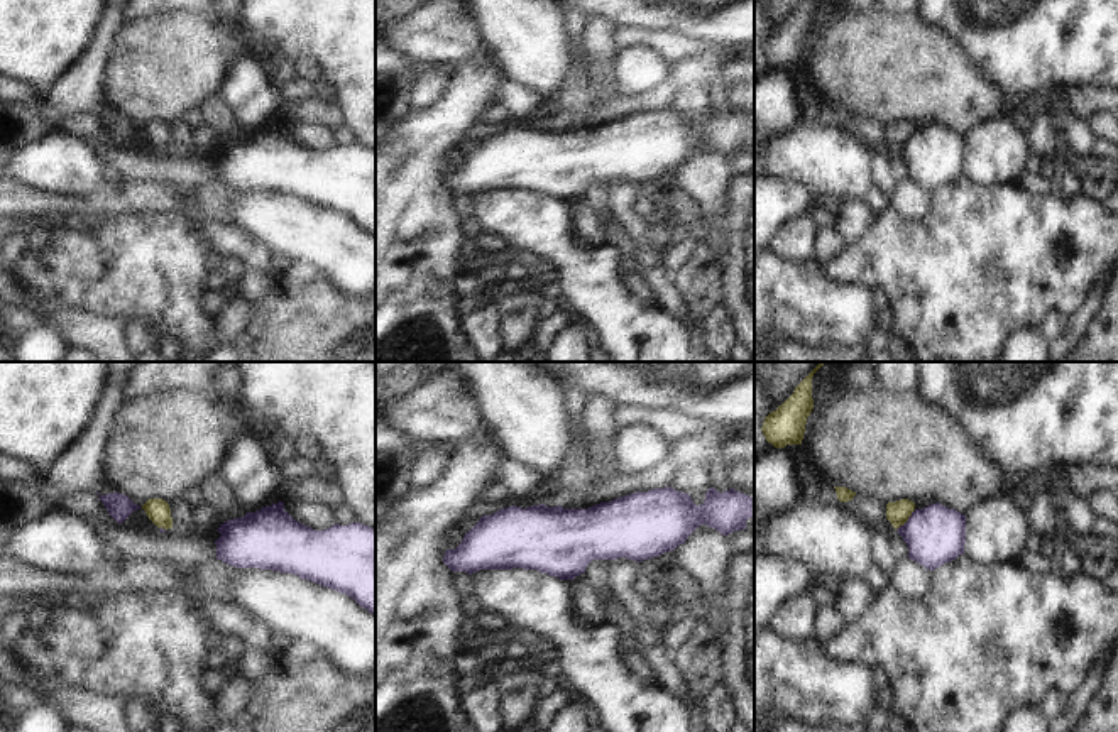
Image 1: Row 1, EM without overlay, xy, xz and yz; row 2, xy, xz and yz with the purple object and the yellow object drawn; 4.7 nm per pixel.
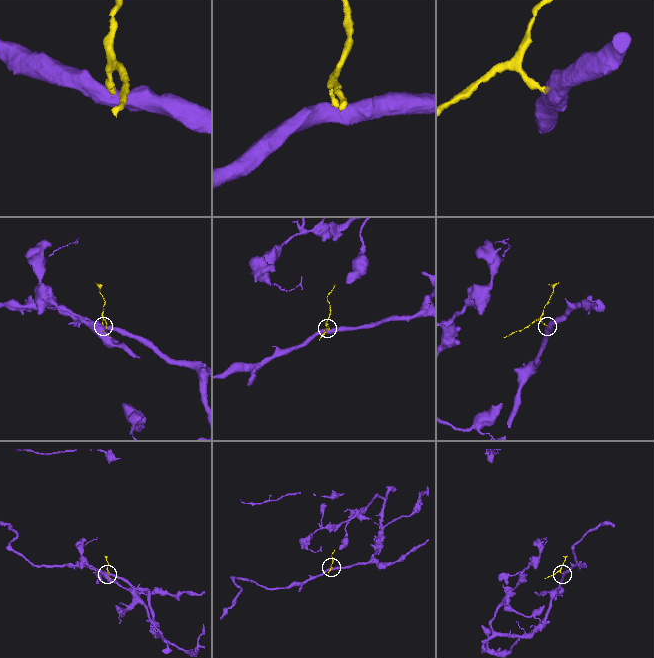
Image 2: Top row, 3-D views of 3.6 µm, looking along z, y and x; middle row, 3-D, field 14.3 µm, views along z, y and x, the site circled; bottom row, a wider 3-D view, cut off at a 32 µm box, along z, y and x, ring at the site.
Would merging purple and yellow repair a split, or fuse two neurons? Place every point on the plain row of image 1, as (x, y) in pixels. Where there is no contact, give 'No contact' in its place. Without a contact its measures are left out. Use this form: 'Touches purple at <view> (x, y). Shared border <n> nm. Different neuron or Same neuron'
Touches purple at yz (909, 141). Shared border 140 nm. Different neuron.

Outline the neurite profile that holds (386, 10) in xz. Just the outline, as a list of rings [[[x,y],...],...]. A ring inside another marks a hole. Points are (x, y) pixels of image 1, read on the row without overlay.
[[[375,0],[375,39],[381,24],[394,22],[411,0]]]

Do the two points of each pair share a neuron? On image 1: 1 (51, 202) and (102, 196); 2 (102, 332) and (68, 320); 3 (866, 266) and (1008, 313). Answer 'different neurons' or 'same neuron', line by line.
1: same neuron
2: same neuron
3: same neuron

